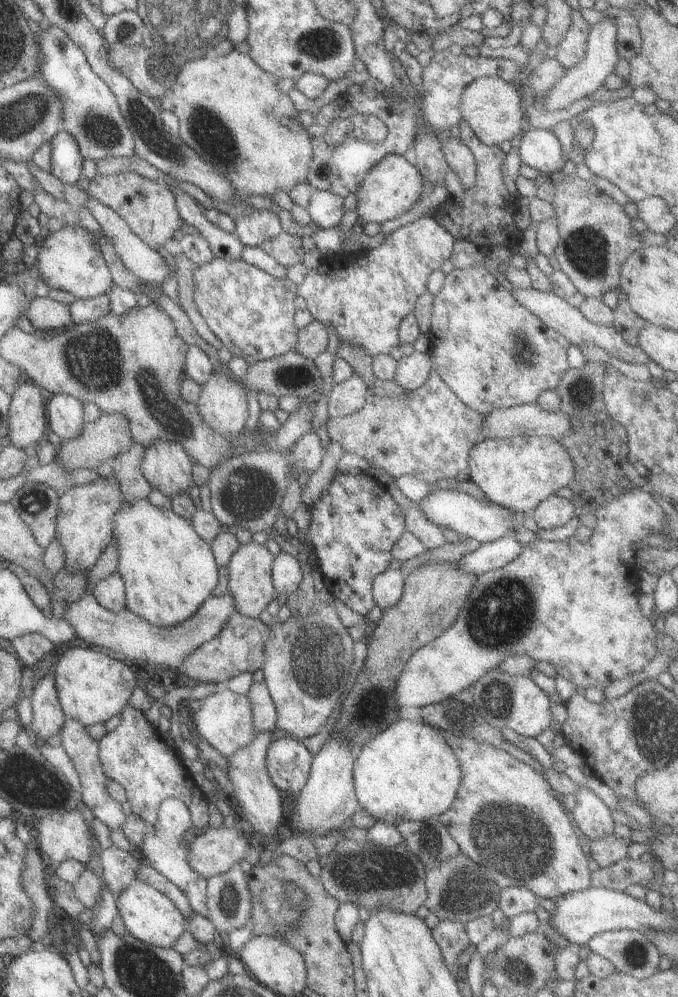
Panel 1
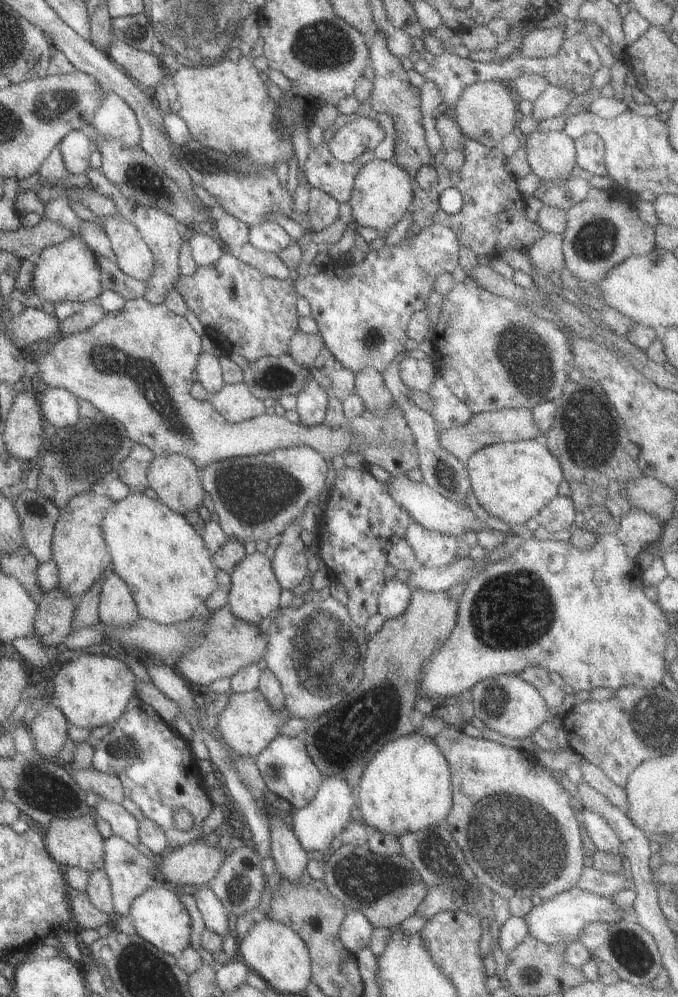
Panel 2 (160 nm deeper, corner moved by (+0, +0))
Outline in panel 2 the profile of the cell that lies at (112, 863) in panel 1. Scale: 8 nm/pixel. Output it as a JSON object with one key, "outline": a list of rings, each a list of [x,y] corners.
{"outline":[[[115,835],[104,838],[102,844],[104,861],[102,869],[110,882],[110,893],[112,898],[113,915],[118,918],[127,916],[131,901],[139,896],[146,888],[153,887],[158,883],[157,867],[152,859],[143,855],[135,845]]]}

